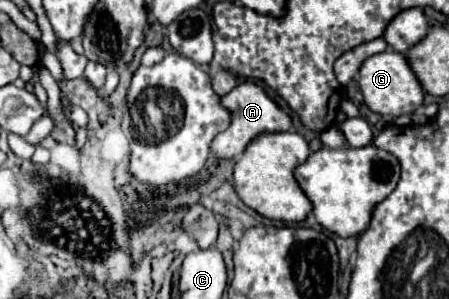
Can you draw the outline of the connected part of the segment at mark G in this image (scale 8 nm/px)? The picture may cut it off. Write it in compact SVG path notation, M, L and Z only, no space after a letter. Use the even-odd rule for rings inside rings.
M383 51L369 57L359 69L359 89L363 93L365 105L379 115L411 115L423 105L423 89L415 73L409 69L405 55L397 51Z

